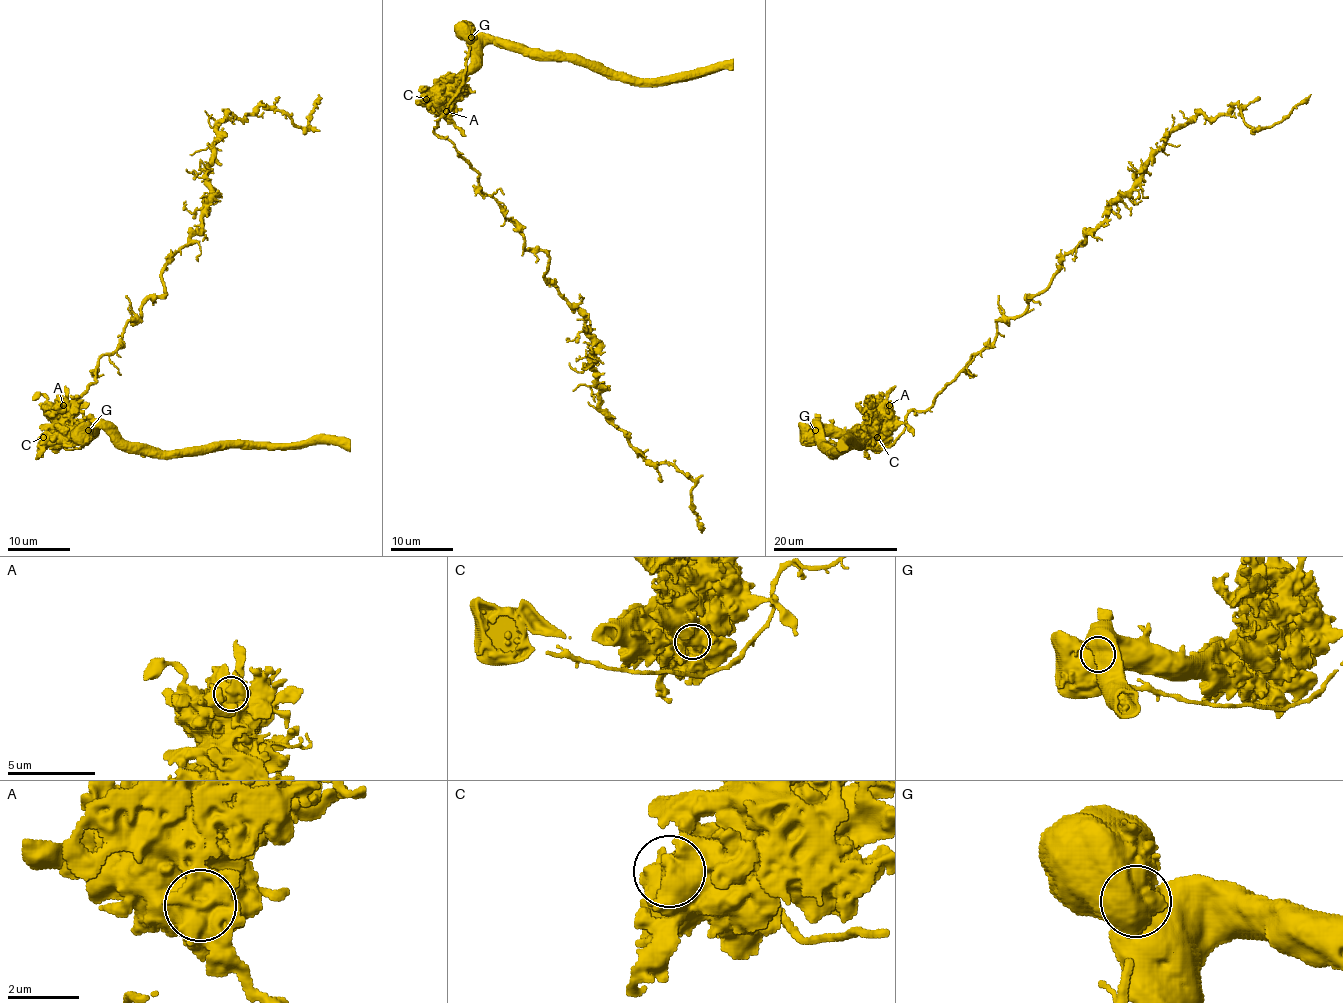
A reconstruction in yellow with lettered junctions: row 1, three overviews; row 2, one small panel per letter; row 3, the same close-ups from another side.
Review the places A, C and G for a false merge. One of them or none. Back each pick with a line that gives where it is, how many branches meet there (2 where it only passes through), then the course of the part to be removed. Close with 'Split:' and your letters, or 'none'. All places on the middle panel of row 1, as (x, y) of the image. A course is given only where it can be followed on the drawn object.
G: place (471, 37); branches 2; course (471, 36), (434, 132), (549, 258), (544, 277), (596, 347), (599, 406), (694, 482), (700, 532)
Split: G

